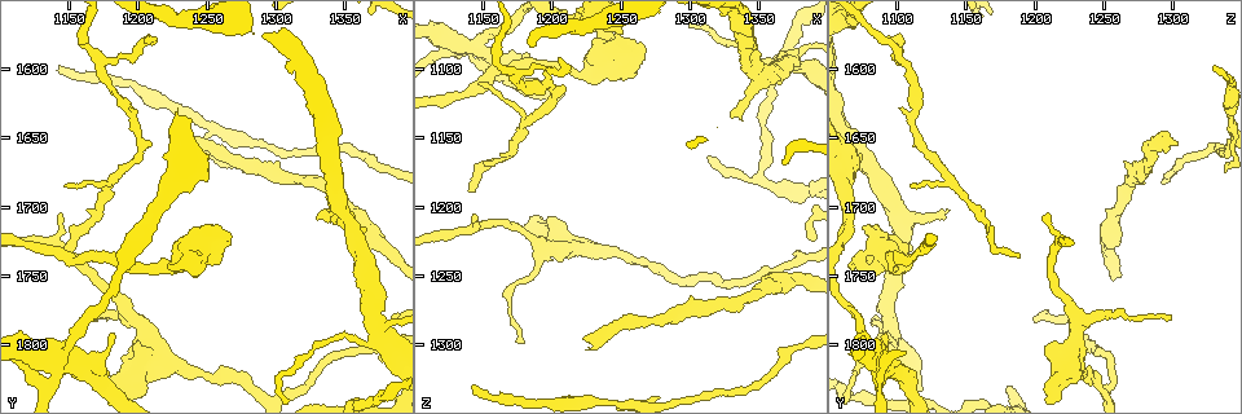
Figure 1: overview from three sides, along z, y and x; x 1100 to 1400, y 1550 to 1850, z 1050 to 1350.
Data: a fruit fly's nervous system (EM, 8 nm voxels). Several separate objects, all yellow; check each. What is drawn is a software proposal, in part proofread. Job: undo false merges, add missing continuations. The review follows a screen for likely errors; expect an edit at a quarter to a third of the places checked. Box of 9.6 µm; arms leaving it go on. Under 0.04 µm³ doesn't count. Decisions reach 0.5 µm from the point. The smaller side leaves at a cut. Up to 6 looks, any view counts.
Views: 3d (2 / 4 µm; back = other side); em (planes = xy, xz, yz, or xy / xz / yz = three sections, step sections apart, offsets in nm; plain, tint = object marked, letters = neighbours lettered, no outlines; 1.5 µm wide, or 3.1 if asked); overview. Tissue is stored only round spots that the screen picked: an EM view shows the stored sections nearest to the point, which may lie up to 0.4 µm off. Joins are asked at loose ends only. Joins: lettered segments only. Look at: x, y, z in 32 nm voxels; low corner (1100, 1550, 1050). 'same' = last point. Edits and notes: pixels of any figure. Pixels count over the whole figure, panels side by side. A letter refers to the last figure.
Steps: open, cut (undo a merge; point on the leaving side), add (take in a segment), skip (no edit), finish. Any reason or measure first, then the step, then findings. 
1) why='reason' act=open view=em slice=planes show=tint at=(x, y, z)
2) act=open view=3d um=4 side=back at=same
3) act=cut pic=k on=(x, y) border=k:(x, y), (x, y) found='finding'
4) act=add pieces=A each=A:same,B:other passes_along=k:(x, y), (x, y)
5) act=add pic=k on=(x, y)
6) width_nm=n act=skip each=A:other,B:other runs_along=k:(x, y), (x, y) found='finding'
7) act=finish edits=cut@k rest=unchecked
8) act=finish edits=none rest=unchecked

why='thin end' act=open view=3d um=2 at=(1142, 1602, 1330)

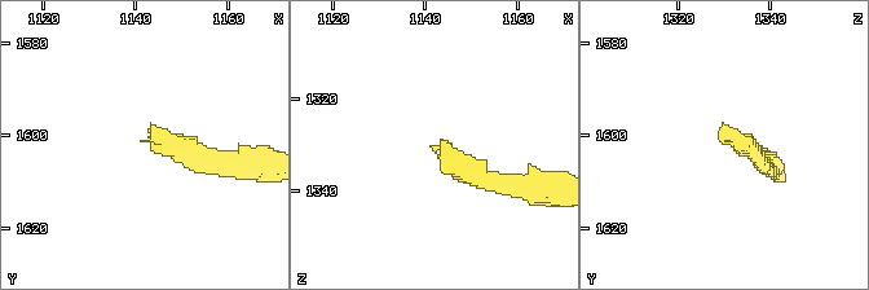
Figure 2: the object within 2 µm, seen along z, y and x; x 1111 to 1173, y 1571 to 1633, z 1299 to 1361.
why='now the EM' act=open view=em slice=planes show=letters at=(1143, 1602, 1330)

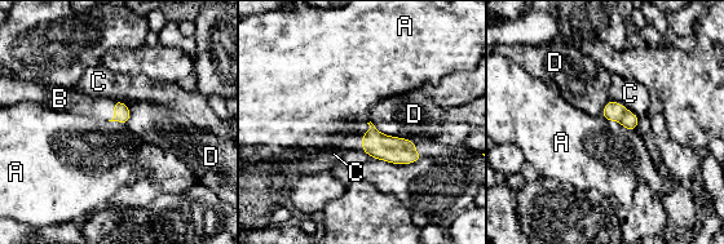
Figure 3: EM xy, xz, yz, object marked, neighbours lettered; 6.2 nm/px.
act=add pieces=B each=A:other,B:same,C:other,D:other found='the neuron continues'

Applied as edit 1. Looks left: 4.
act=open view=overview

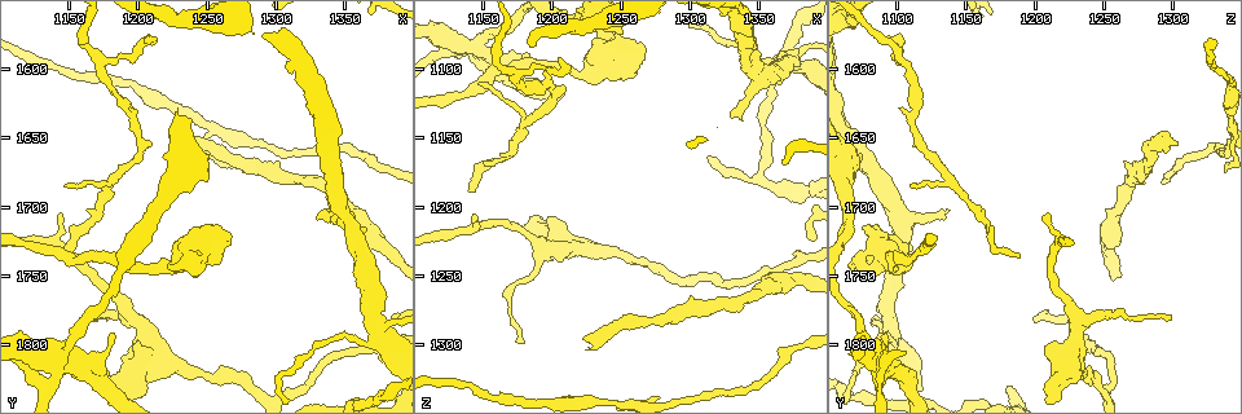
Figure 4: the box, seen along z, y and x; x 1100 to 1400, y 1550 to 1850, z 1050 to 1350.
why='branch stops here' act=open view=3d um=2 at=(1338, 1700, 1136)

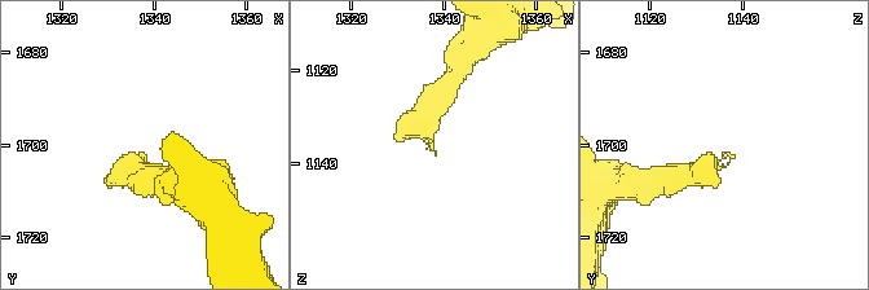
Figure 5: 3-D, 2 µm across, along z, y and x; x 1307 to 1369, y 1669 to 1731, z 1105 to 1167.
why='now the EM' act=open view=em slice=planes show=letters at=(1337, 1702, 1138)

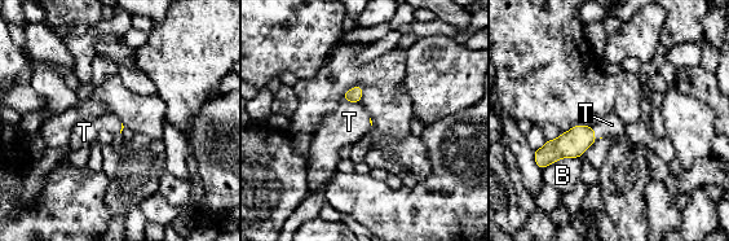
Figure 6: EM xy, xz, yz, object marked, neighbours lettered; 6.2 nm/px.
act=add pieces=T each=B:other,T:same passes_along=6:(354, 95), (352, 101), (349, 122) found='the neuron continues'

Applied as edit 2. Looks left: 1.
act=finish edits=add@3,add@6 rest=unchecked

